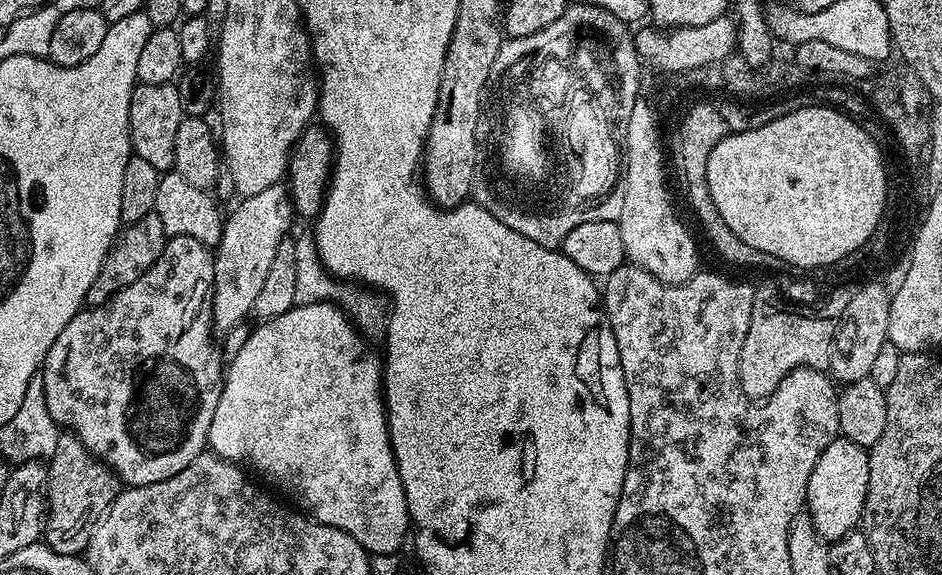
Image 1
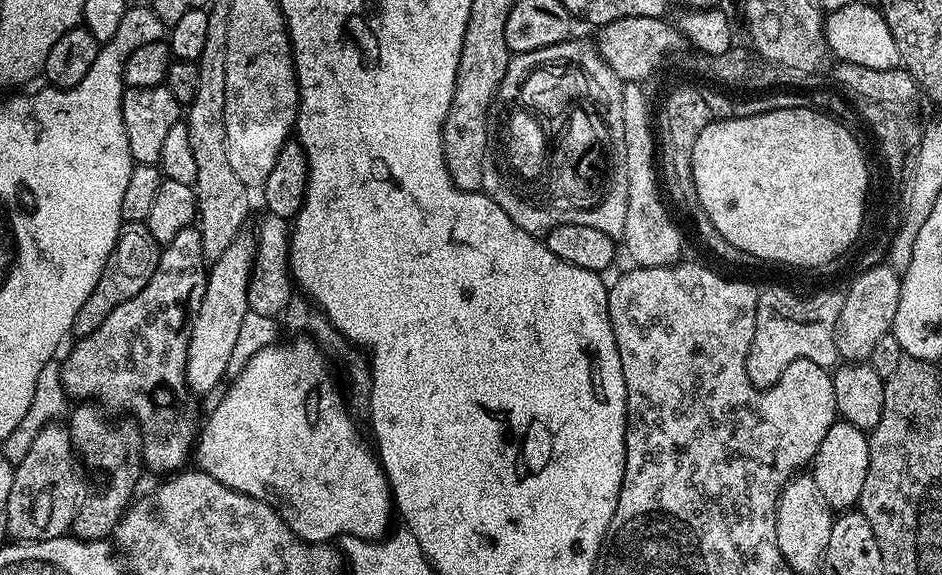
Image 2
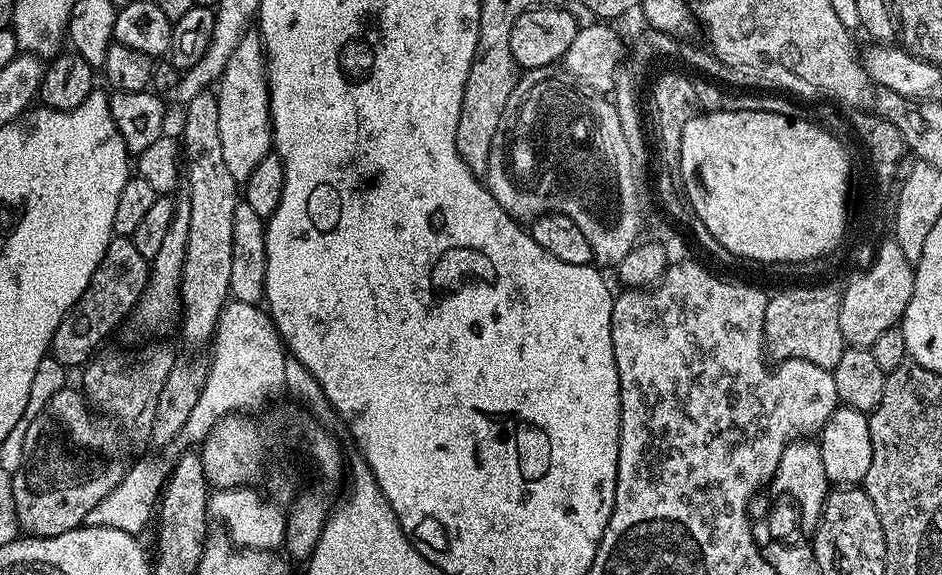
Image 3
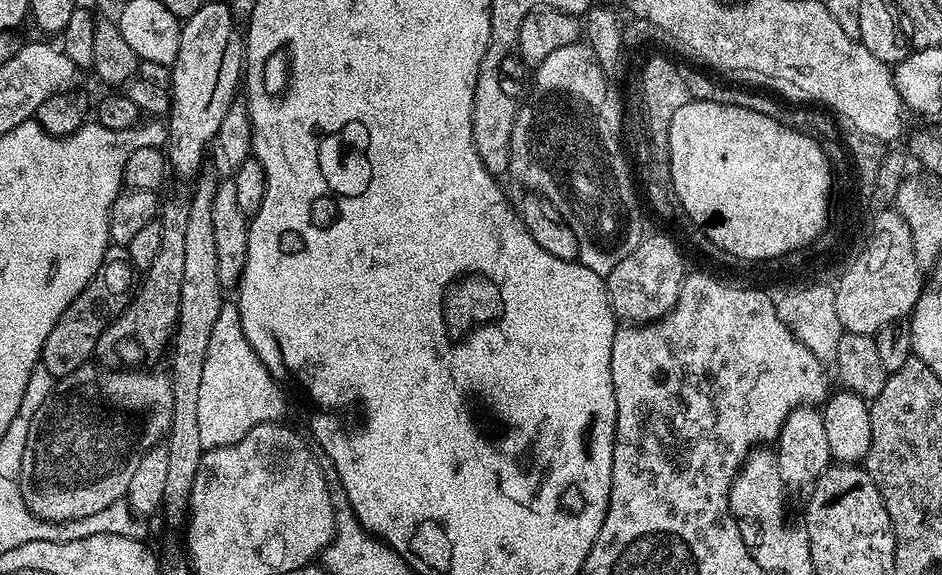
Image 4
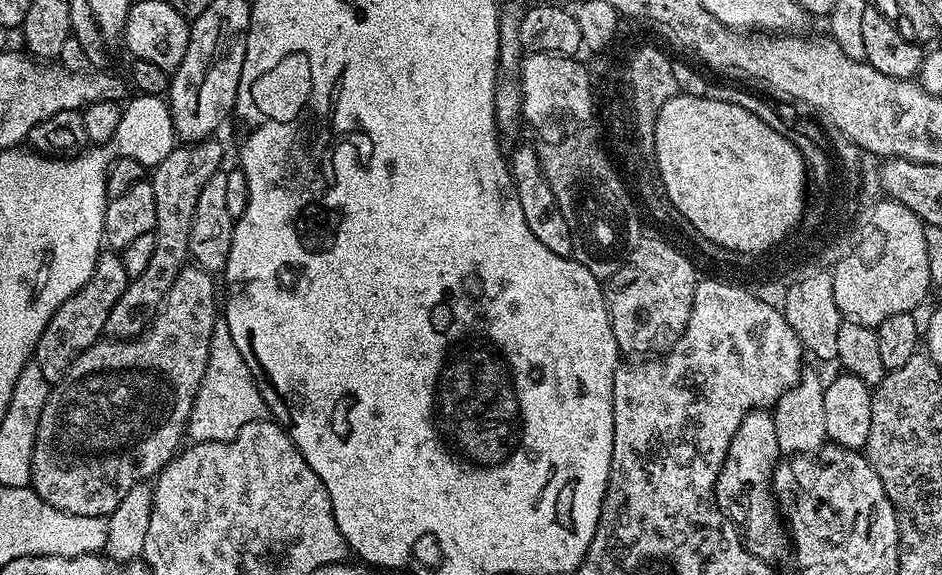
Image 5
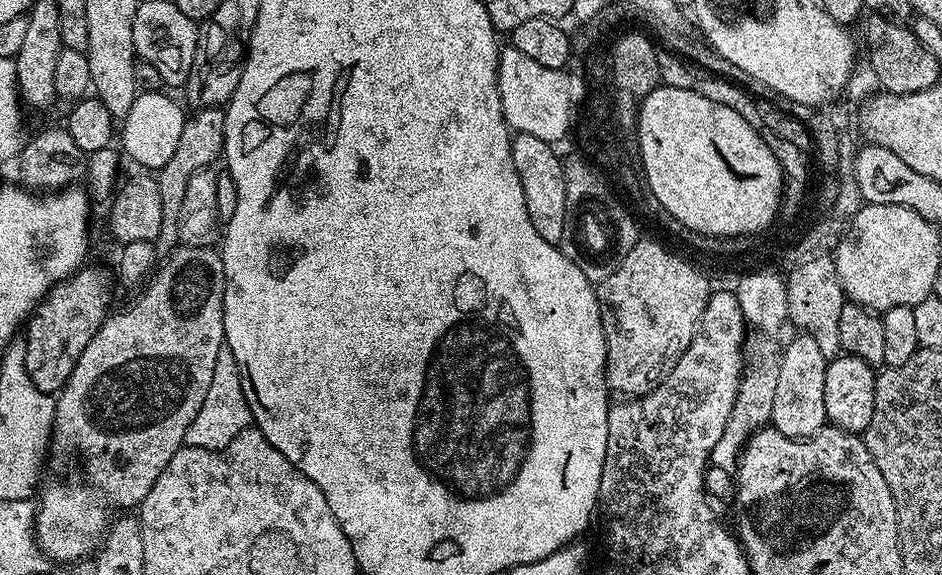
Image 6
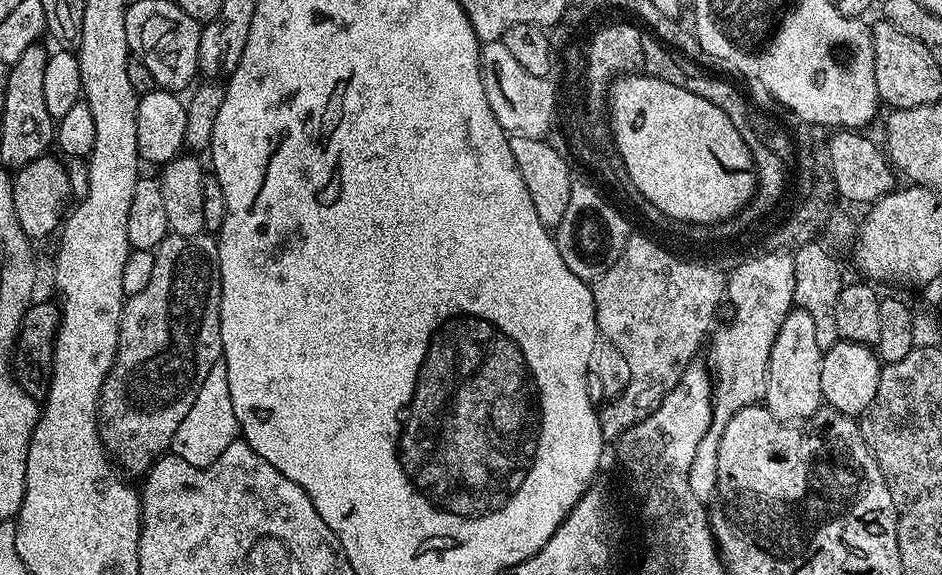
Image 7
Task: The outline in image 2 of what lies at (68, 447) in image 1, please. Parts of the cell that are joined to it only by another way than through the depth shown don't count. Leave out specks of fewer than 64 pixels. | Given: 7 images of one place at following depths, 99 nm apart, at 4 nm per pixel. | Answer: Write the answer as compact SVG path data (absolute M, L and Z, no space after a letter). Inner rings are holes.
M80 402L75 407L66 416L66 427L75 455L81 461L84 459L90 467L108 472L108 481L77 508L70 532L78 540L108 540L115 533L116 523L124 517L137 495L136 484L142 475L140 441L135 431L123 432L118 425L104 420L105 413L95 403Z

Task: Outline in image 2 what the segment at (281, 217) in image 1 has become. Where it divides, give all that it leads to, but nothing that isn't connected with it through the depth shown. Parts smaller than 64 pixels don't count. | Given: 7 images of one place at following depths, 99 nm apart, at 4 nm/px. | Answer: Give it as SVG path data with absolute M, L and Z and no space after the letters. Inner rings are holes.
M241 234L230 242L230 247L208 268L206 290L202 306L192 323L190 342L186 350L186 378L193 393L212 392L221 387L220 379L229 375L230 354L234 354L234 341L242 318L248 311L248 277L252 275L252 257L256 254L253 237ZM220 384L220 385L219 385Z

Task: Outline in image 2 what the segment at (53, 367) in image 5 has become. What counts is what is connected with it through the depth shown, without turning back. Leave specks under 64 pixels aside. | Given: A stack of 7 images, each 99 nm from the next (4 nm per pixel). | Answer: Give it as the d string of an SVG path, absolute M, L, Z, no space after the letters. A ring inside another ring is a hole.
M121 223L120 233L114 242L114 250L106 258L106 266L102 266L98 286L94 286L94 290L90 290L90 298L82 302L78 310L78 318L74 318L71 335L76 338L89 336L94 330L98 330L98 326L102 326L102 322L106 322L110 310L115 310L118 306L122 306L122 302L134 298L134 294L138 294L138 290L142 290L142 286L150 282L160 261L161 251L162 246L150 234L147 223Z

